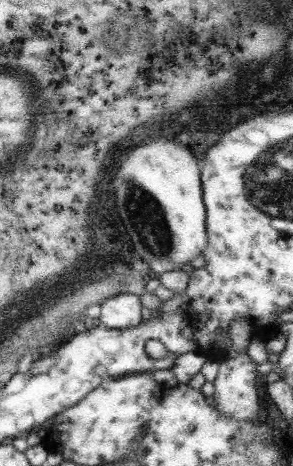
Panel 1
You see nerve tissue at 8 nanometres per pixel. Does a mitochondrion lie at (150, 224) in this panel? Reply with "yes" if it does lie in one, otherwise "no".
yes

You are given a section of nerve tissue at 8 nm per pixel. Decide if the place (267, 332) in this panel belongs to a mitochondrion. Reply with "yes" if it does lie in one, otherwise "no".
no

